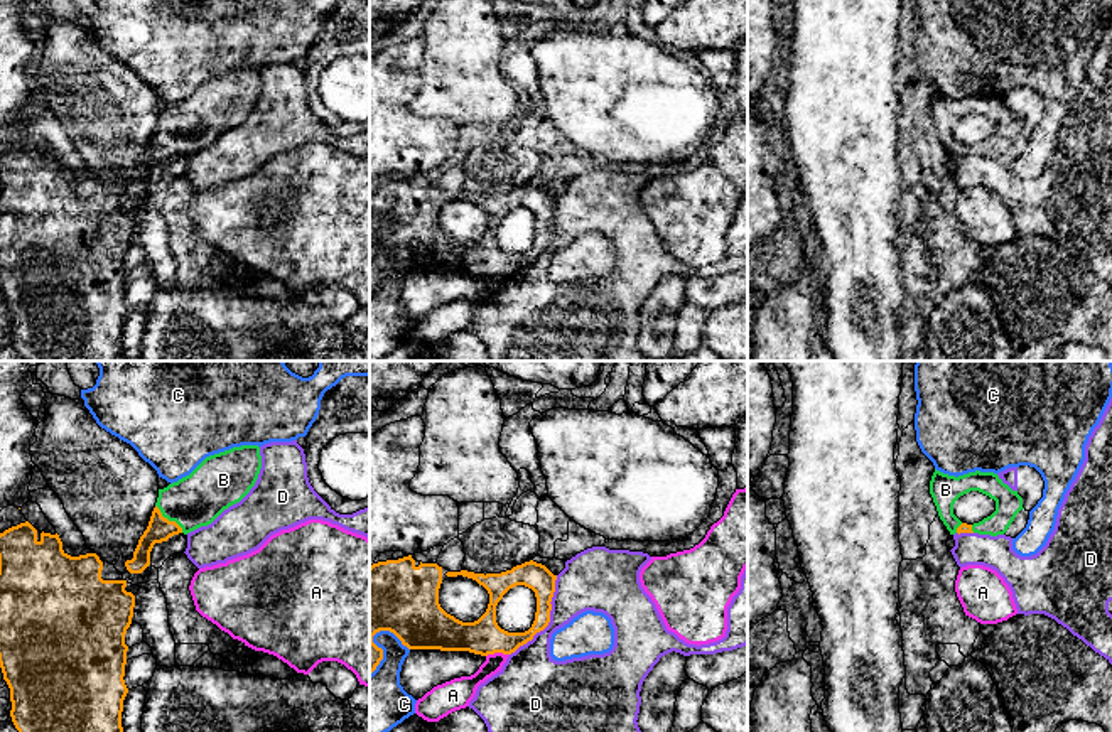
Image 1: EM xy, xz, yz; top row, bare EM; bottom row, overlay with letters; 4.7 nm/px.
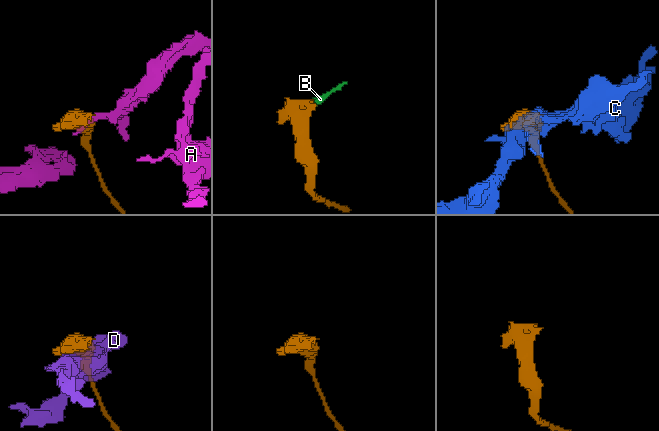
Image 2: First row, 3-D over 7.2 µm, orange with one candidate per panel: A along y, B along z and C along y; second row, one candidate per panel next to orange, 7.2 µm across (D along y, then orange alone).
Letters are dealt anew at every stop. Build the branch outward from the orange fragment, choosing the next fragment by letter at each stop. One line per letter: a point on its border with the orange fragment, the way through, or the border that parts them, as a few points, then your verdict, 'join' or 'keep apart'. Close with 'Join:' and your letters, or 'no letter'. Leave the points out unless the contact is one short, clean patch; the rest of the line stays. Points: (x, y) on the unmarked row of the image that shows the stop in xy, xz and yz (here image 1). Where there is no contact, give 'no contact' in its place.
A: contact xz (496, 274); keep apart
B: contact xy (167, 142); join
C: contact xz (380, 270); keep apart
D: contact xz (549, 242); keep apart
Join: B

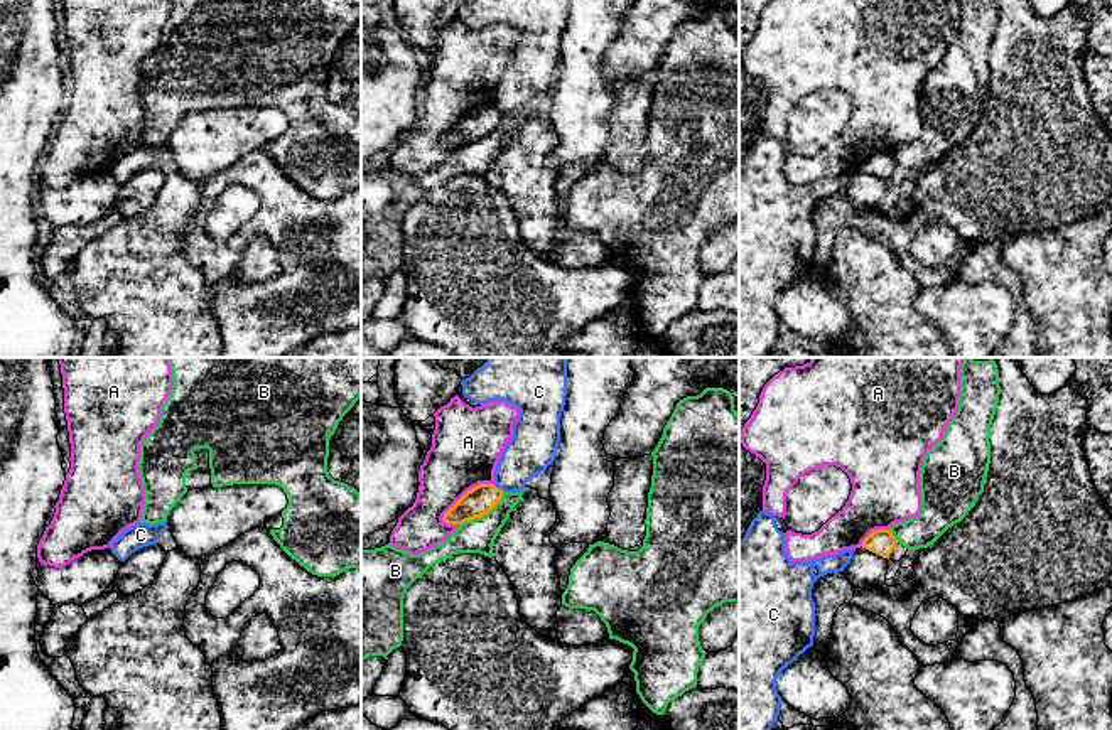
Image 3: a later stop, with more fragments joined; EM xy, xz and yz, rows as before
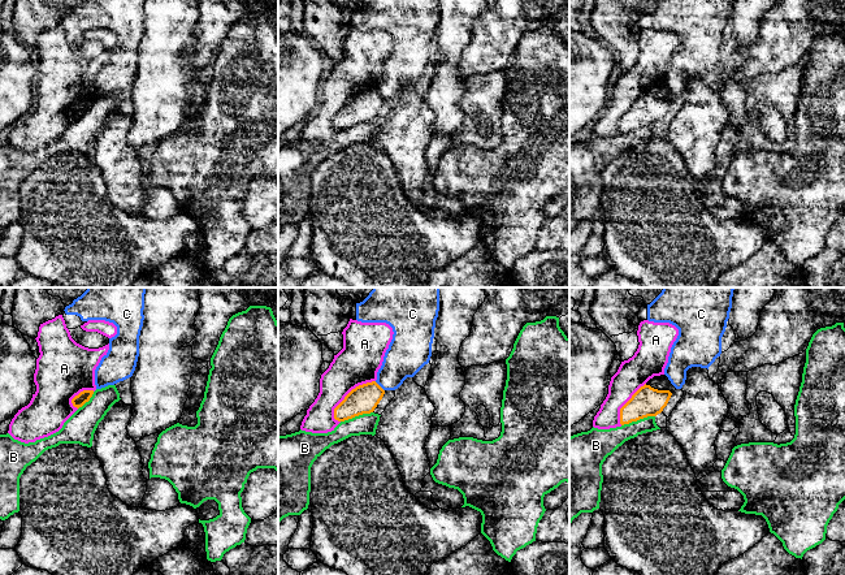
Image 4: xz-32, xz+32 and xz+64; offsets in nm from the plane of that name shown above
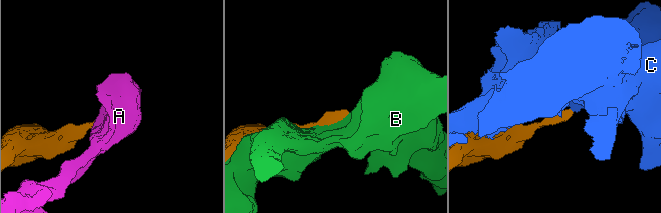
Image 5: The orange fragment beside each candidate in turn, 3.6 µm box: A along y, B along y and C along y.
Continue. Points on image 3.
A: contact xz (464, 117); keep apart
B: contact xz (483, 137); keep apart
C: contact xz (496, 110); border xz (493, 107), (503, 113); keep apart
Join: no letter

